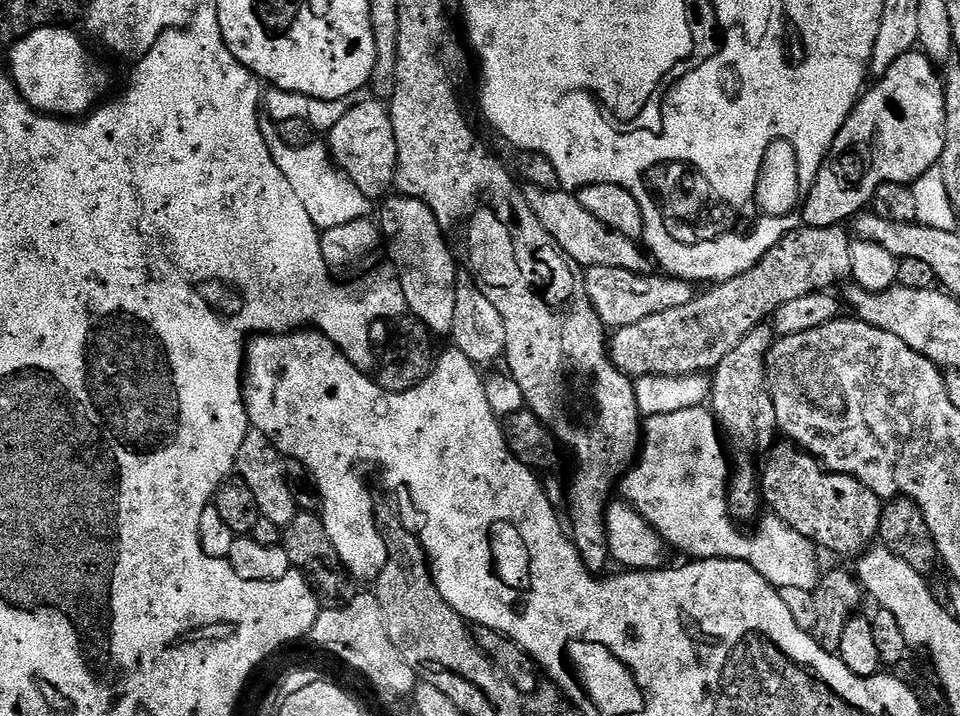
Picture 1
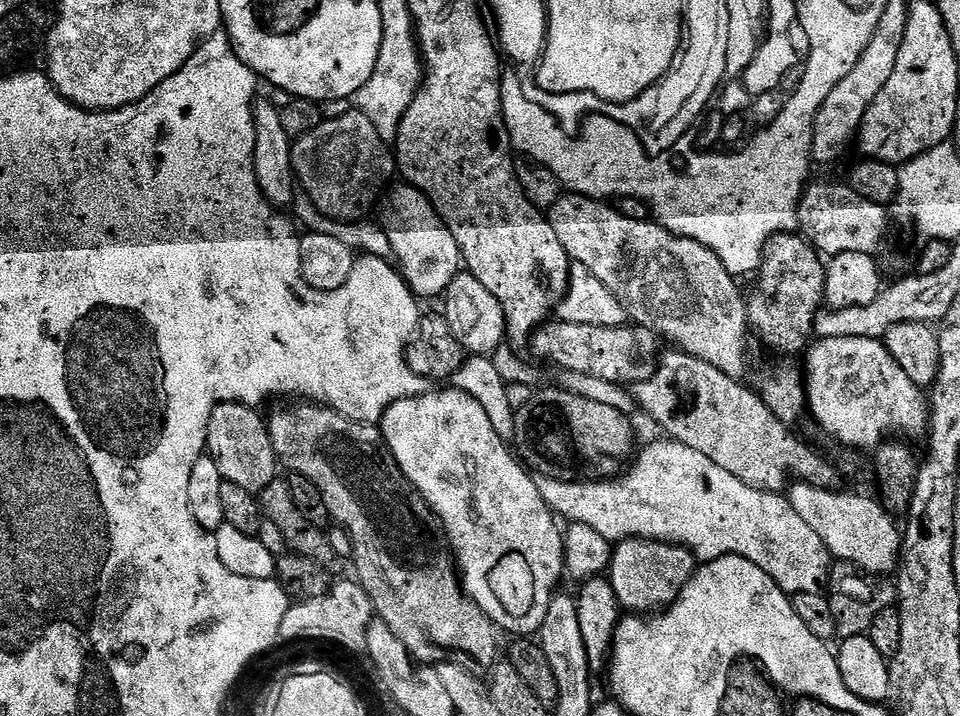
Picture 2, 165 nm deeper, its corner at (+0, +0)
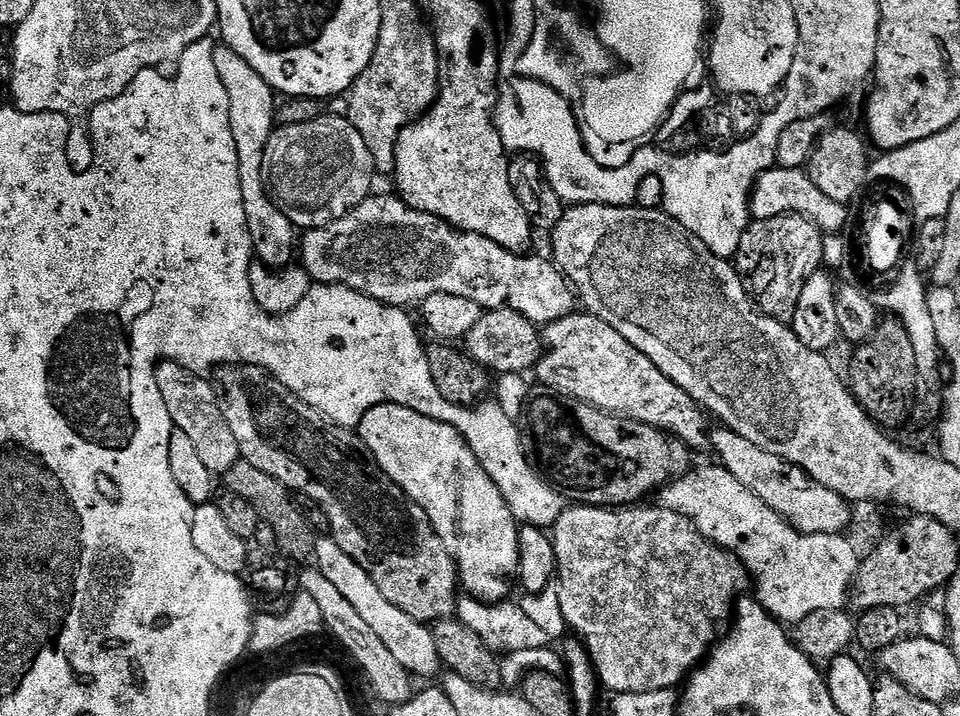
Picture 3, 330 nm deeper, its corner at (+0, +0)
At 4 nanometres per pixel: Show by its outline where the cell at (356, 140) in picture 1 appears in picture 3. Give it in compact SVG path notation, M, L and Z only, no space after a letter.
M325 114L314 122L286 124L275 129L266 147L266 176L269 181L272 179L270 192L275 203L288 216L289 222L297 229L307 230L325 228L328 224L349 216L361 202L373 195L372 179L377 178L378 171L366 138L359 133L347 115Z

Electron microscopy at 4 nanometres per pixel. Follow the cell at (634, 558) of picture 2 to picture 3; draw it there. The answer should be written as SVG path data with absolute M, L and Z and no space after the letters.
M575 506L565 507L559 519L551 529L552 545L556 551L556 571L560 580L560 612L564 620L573 628L575 635L582 638L591 655L599 683L609 688L612 694L622 692L653 692L654 690L675 689L676 684L683 685L690 673L703 665L706 657L713 651L714 645L721 639L720 627L727 625L734 616L734 605L740 591L744 588L746 568L737 553L716 544L700 533L695 520L678 514L663 506L644 508L645 506Z

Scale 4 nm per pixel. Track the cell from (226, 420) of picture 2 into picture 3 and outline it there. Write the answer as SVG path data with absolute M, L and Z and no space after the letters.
M171 358L156 367L156 384L164 395L166 410L172 415L173 425L187 434L194 446L198 446L198 454L202 454L202 462L206 462L209 470L213 474L227 474L242 458L238 438L234 438L230 430L217 389L216 392L212 389L210 381L200 376L187 376L183 371L187 372Z

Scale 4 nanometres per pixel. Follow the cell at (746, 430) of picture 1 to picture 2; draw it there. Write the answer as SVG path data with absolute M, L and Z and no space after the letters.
M781 234L772 237L768 241L767 246L764 248L764 261L760 263L758 269L758 277L760 276L760 281L756 284L756 293L750 296L748 300L748 322L753 333L756 332L760 335L760 340L768 348L773 348L776 352L781 352L781 357L792 358L795 352L803 353L805 349L809 347L810 339L808 340L808 335L811 337L813 335L816 326L816 315L822 311L822 305L825 303L824 299L824 274L826 271L825 261L822 259L821 253L817 249L813 248L811 244L808 243L807 239L800 234Z

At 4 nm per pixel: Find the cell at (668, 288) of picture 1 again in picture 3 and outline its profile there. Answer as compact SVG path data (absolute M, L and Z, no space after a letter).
M373 194L355 208L346 218L328 224L325 228L309 228L304 236L302 266L317 285L342 284L354 288L394 308L411 309L411 304L423 305L430 294L461 294L478 302L481 309L509 308L521 312L537 326L553 324L577 311L573 285L551 259L539 260L502 248L490 238L473 232L461 232L442 218L423 212L399 195Z

